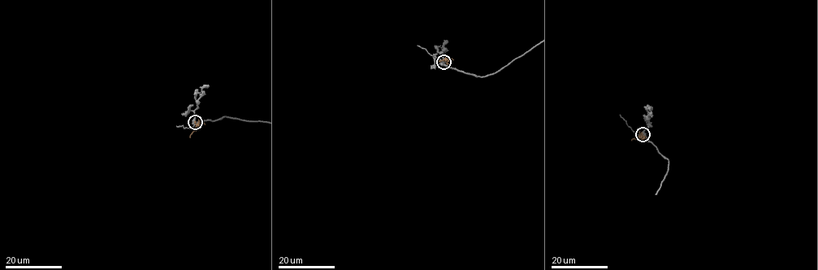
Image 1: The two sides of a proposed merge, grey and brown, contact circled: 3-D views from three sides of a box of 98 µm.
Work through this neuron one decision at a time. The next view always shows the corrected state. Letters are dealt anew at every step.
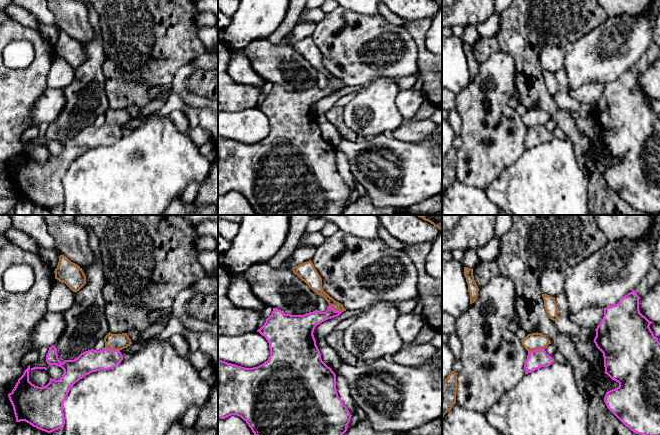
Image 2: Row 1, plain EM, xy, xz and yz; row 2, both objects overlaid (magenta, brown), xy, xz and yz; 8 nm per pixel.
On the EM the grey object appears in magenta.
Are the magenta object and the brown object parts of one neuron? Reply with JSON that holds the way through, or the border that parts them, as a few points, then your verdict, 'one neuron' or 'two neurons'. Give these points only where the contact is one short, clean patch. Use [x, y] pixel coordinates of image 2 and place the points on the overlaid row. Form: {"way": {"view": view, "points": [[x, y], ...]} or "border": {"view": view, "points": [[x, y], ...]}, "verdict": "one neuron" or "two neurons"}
{"way": {"view": "yz", "points": [[538, 358], [536, 349], [531, 342]]}, "verdict": "one neuron"}

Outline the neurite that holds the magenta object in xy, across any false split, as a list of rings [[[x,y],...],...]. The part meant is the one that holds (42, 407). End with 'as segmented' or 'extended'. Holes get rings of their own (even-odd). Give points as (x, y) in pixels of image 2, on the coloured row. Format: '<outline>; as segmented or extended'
[[[108,333],[105,338],[105,347],[96,351],[94,349],[81,353],[74,360],[65,360],[60,362],[55,345],[49,347],[46,355],[46,362],[49,365],[57,365],[64,370],[62,377],[58,380],[50,378],[49,383],[44,387],[38,387],[29,381],[30,365],[24,371],[23,375],[18,379],[14,389],[8,394],[9,400],[13,406],[16,422],[25,421],[47,433],[51,433],[58,429],[63,429],[65,417],[63,413],[63,402],[66,399],[71,387],[86,375],[100,371],[109,370],[118,366],[123,360],[121,350],[132,344],[127,333],[112,334]]]; extended

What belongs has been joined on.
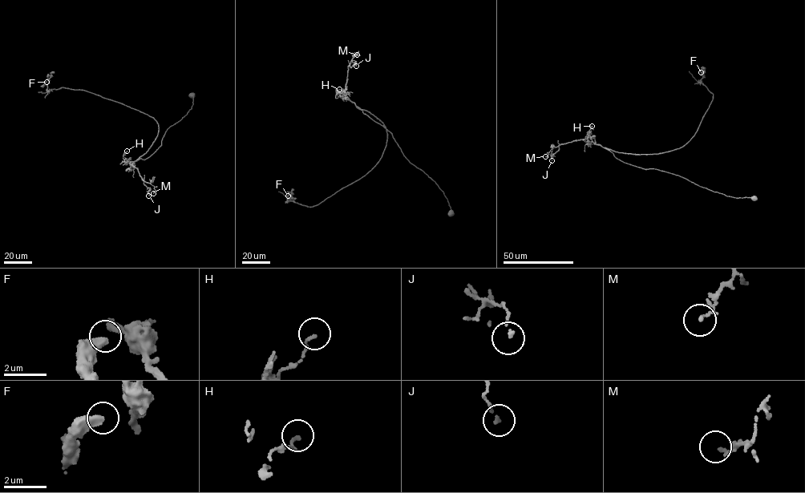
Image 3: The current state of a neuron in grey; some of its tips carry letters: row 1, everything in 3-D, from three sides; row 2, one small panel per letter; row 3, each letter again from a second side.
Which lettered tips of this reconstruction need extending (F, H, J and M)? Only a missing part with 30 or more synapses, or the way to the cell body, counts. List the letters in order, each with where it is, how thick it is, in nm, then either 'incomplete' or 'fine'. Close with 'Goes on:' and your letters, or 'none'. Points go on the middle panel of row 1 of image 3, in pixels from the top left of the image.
F: place (288, 195); calibre 320 nm; fine
H: place (339, 89); calibre 120 nm; fine
J: place (356, 66); calibre 140 nm; fine
M: place (357, 54); calibre 160 nm; fine
Goes on: none

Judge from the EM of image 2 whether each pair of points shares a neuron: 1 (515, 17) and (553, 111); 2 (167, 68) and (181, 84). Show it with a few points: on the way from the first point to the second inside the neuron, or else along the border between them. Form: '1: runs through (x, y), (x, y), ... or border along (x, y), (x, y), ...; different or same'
1: runs through (524, 40), (527, 66), (534, 76), (535, 88); same
2: border along (192, 61), (182, 65), (176, 71), (169, 86); different

